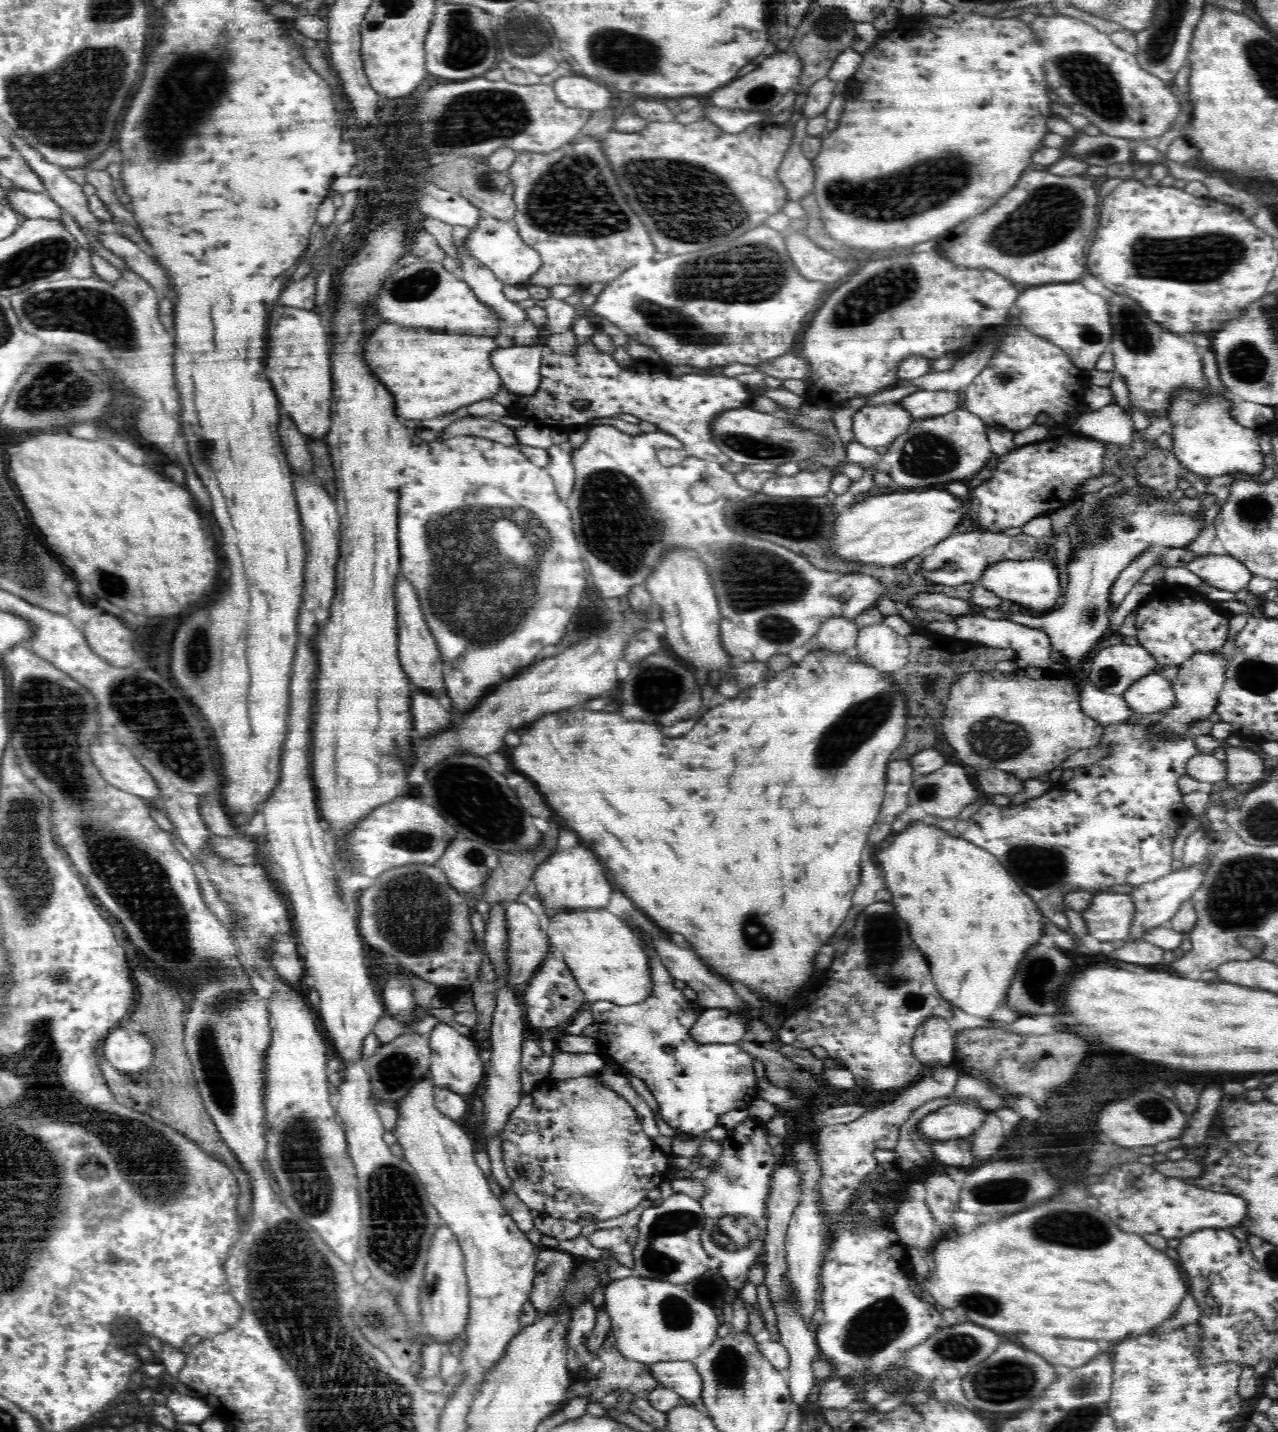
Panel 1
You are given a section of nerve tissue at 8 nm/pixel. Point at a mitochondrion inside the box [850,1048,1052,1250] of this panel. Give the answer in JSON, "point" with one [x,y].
{"point":[1008,1189]}

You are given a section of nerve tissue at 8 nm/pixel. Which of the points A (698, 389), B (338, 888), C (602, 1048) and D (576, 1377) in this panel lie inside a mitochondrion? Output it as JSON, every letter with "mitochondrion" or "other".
{"A":"other","B":"other","C":"other","D":"other"}

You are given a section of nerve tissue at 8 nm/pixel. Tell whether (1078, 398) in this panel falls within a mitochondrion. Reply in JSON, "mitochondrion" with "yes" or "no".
{"mitochondrion":"no"}

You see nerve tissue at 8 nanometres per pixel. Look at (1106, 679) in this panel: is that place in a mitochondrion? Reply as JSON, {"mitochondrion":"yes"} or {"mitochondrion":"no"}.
{"mitochondrion":"yes"}

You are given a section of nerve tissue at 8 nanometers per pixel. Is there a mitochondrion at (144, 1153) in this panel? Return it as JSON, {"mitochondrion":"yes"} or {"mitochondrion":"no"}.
{"mitochondrion":"yes"}

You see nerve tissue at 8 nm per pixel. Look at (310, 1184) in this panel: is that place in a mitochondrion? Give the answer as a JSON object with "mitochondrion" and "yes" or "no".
{"mitochondrion":"yes"}

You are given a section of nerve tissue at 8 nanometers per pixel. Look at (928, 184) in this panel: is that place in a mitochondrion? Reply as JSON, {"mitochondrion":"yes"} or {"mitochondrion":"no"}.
{"mitochondrion":"yes"}

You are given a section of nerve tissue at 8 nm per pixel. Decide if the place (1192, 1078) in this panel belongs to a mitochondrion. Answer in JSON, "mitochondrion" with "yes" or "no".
{"mitochondrion":"no"}

